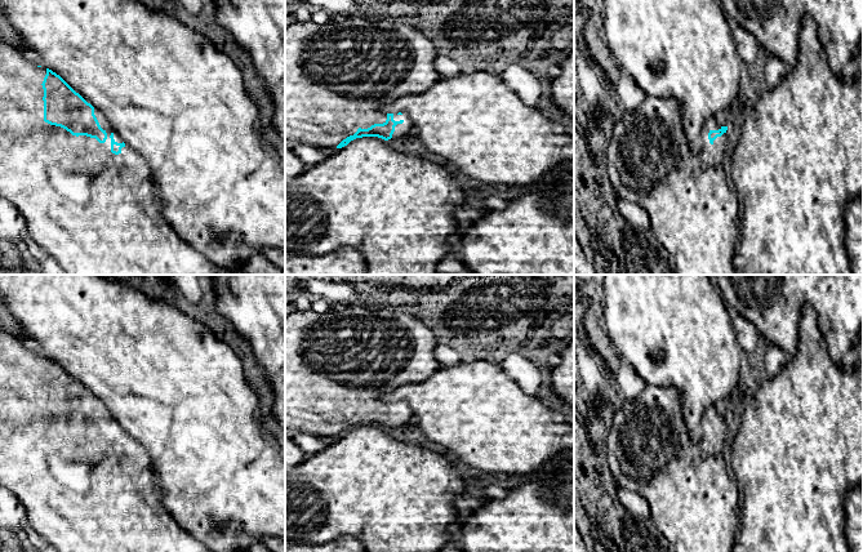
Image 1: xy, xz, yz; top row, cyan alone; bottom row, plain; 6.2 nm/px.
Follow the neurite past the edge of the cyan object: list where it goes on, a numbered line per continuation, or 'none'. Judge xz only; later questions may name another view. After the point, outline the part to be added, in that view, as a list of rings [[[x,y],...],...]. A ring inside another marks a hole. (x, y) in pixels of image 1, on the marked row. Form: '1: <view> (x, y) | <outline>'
1: xz (338, 75) | [[[338,14],[322,25],[293,19],[285,25],[285,143],[337,147],[359,128],[386,123],[387,115],[381,111],[386,103],[423,93],[442,77],[436,71],[437,55],[432,41],[405,23]]]

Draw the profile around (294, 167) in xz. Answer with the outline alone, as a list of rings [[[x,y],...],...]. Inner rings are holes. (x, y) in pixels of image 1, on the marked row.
[[[285,143],[285,178],[294,178],[301,175],[306,169],[307,166],[294,153],[293,146]]]

